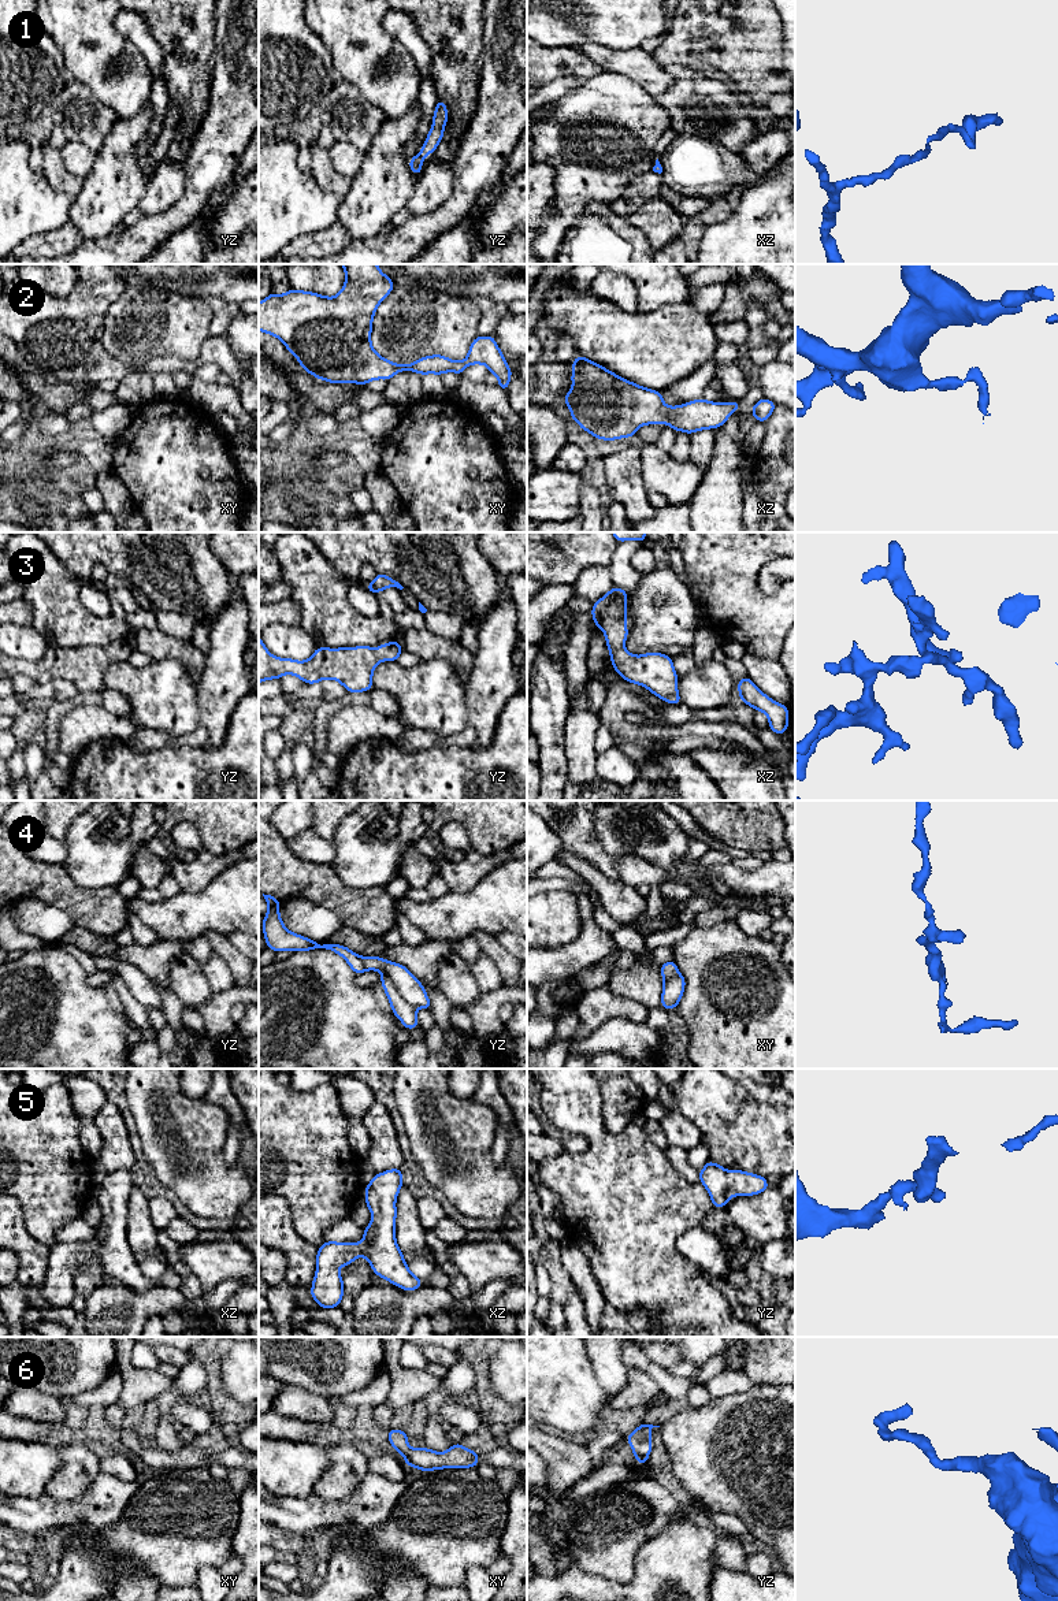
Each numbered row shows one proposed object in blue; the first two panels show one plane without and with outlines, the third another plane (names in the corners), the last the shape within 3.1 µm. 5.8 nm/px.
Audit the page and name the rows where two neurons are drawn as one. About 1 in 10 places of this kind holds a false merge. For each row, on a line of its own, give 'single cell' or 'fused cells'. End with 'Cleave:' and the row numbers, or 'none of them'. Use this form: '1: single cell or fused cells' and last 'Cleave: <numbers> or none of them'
1: single cell
2: single cell
3: single cell
4: fused cells
5: single cell
6: single cell
Cleave: 4

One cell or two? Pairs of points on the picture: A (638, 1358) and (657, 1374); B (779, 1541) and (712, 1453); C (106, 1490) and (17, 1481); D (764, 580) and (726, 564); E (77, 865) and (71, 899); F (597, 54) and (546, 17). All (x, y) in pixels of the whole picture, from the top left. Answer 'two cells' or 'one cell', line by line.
A: one cell
B: one cell
C: two cells
D: two cells
E: two cells
F: two cells

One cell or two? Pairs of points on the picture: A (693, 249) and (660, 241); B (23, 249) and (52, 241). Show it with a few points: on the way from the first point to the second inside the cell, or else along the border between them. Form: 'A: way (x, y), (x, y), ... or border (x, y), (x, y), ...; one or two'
A: border (686, 219), (680, 236); two
B: way (30, 246), (45, 245); one

